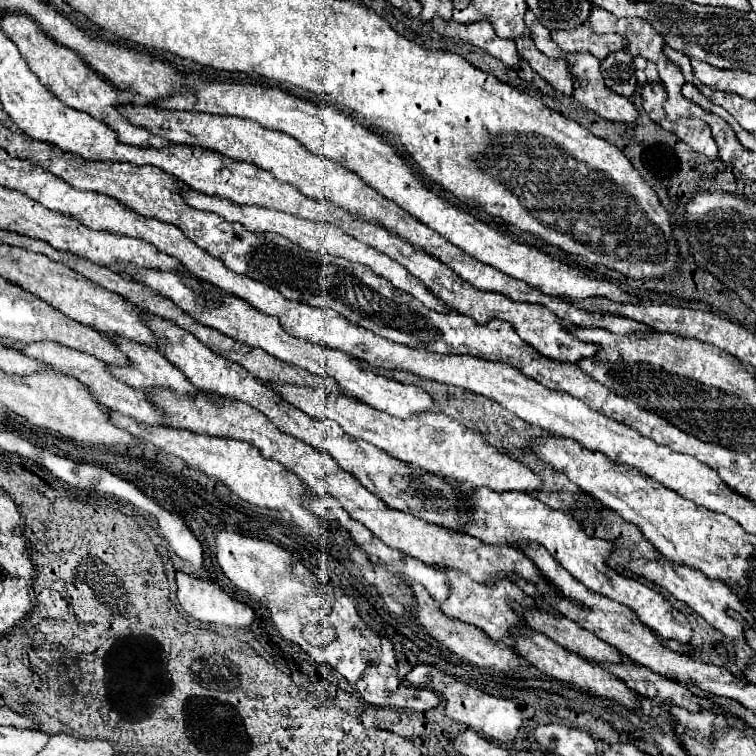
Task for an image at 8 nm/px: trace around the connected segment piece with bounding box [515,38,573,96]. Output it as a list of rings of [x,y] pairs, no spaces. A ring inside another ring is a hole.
[[[517,38],[515,44],[519,54],[541,78],[545,78],[555,90],[563,92],[565,96],[573,94],[573,76],[569,76],[569,66],[565,64],[565,60],[553,60],[547,58],[543,52],[537,52],[531,38]]]

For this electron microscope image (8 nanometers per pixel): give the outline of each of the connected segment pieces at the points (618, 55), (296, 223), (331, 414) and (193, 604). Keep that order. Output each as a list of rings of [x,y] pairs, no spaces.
[[[625,50],[609,54],[601,62],[601,72],[603,72],[607,88],[611,88],[613,92],[623,94],[623,96],[633,94],[633,90],[637,86],[635,64],[633,64],[633,56],[629,56]]]
[[[185,192],[185,202],[193,208],[199,208],[199,210],[209,210],[209,212],[215,212],[219,216],[223,216],[225,220],[229,222],[241,222],[249,232],[277,232],[289,240],[293,240],[295,244],[299,244],[301,248],[305,250],[311,250],[311,252],[321,252],[321,254],[333,254],[333,256],[341,256],[341,258],[347,258],[351,262],[361,262],[365,266],[369,266],[375,274],[383,276],[385,280],[389,280],[395,288],[399,290],[405,290],[409,292],[413,298],[421,300],[427,308],[431,310],[437,310],[437,312],[447,312],[451,310],[443,300],[435,298],[415,276],[411,276],[399,262],[391,260],[389,256],[377,252],[375,248],[355,240],[353,236],[345,234],[341,228],[337,228],[335,224],[321,224],[321,222],[309,222],[309,220],[303,220],[303,218],[295,218],[291,214],[285,214],[285,212],[277,212],[277,210],[267,210],[267,208],[259,208],[259,206],[237,206],[229,200],[221,200],[217,196],[207,196],[207,194],[201,194],[201,192]]]
[[[271,384],[271,386],[273,390],[281,392],[281,396],[289,404],[297,406],[305,414],[313,418],[335,420],[351,438],[365,440],[385,450],[389,456],[419,466],[427,472],[469,484],[473,488],[487,486],[493,488],[495,492],[507,492],[507,490],[537,492],[537,488],[541,486],[541,478],[531,468],[527,468],[519,460],[513,460],[509,454],[497,452],[497,448],[493,448],[479,432],[465,428],[461,422],[445,414],[421,414],[413,420],[401,420],[361,404],[361,400],[353,396],[331,394],[325,388],[305,388],[291,384]]]
[[[177,572],[177,600],[183,610],[203,624],[249,628],[253,624],[253,610],[247,604],[233,600],[217,584]]]

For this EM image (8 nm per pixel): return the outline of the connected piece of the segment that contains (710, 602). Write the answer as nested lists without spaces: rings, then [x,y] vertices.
[[[657,560],[657,562],[633,562],[629,564],[629,570],[633,570],[635,574],[653,580],[657,584],[661,584],[663,588],[667,588],[671,592],[671,596],[675,596],[677,600],[685,602],[687,606],[691,606],[699,616],[703,616],[715,630],[719,630],[723,636],[731,638],[731,640],[739,640],[743,638],[743,624],[739,620],[733,620],[727,612],[729,610],[741,610],[741,602],[737,600],[737,596],[733,592],[729,592],[729,588],[725,584],[721,584],[721,580],[709,580],[705,578],[699,570],[689,570],[683,564],[673,564],[669,560]]]

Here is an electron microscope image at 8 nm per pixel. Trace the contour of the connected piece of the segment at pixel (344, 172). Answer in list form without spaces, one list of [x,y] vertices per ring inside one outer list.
[[[125,104],[125,106],[117,106],[117,108],[135,126],[143,126],[151,134],[155,134],[155,136],[163,136],[163,138],[167,138],[173,144],[191,144],[191,146],[211,148],[211,150],[217,150],[217,152],[221,152],[221,154],[225,154],[225,156],[229,156],[233,160],[253,162],[253,164],[257,164],[263,170],[271,170],[277,180],[295,186],[307,198],[329,200],[329,202],[345,208],[345,212],[349,212],[353,216],[361,216],[363,220],[369,220],[373,224],[381,224],[383,228],[391,230],[393,234],[401,236],[403,240],[411,242],[415,248],[425,250],[427,254],[431,254],[435,258],[447,256],[447,260],[441,258],[443,264],[447,264],[453,272],[457,272],[457,276],[461,276],[465,282],[469,282],[471,286],[475,286],[479,290],[495,290],[495,292],[507,294],[511,300],[543,304],[555,316],[559,316],[561,320],[567,320],[567,322],[577,324],[577,326],[607,328],[607,330],[611,330],[615,334],[641,332],[641,330],[647,330],[649,328],[649,326],[645,326],[641,322],[635,322],[635,320],[629,320],[629,318],[579,310],[579,308],[571,306],[569,302],[565,302],[561,298],[553,298],[553,296],[543,294],[539,288],[533,288],[533,286],[525,284],[523,280],[517,280],[517,278],[505,276],[503,272],[497,272],[497,268],[493,268],[489,264],[481,264],[477,258],[473,258],[467,252],[459,250],[449,240],[445,240],[441,234],[433,232],[431,228],[427,228],[425,224],[421,224],[417,218],[409,216],[409,212],[405,212],[397,204],[385,200],[385,196],[381,196],[375,188],[365,186],[365,182],[353,170],[337,164],[337,162],[333,162],[329,158],[323,158],[323,156],[317,156],[317,154],[309,152],[305,146],[301,146],[289,134],[275,132],[275,130],[265,130],[265,128],[261,128],[253,120],[239,120],[239,118],[229,118],[229,116],[213,116],[213,114],[203,114],[203,112],[167,110],[167,108],[159,108],[159,106],[153,106],[153,104],[149,104],[149,106]]]

